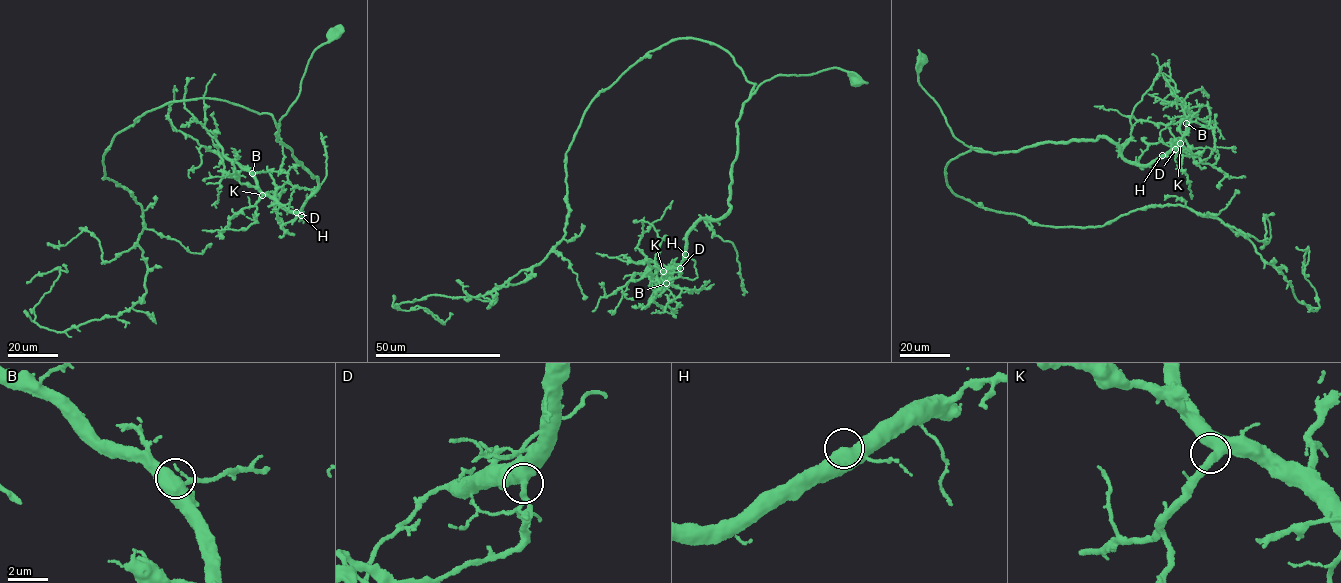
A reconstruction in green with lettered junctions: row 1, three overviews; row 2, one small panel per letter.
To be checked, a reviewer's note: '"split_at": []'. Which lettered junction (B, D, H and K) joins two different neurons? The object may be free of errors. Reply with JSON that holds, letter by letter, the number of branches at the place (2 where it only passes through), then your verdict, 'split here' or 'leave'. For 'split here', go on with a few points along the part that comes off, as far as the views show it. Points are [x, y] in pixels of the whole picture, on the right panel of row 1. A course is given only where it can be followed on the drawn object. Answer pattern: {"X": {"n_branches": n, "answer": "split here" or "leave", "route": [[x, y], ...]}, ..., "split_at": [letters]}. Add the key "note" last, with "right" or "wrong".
{"B": {"n_branches": 2, "answer": "leave"}, "D": {"n_branches": 2, "answer": "split here", "route": [[1175, 149], [1183, 147], [1194, 155], [1193, 163], [1205, 160], [1214, 150], [1206, 101]]}, "H": {"n_branches": 2, "answer": "leave"}, "K": {"n_branches": 2, "answer": "leave"}, "split_at": ["D"], "note": "wrong"}

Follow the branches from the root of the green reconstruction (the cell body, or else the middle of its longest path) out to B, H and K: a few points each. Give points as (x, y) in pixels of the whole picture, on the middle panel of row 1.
B: (857, 80), (832, 68), (761, 83), (737, 122), (730, 210), (694, 225), (682, 263), (664, 273), (666, 283)
H: (857, 80), (832, 68), (780, 74), (761, 83), (737, 122), (730, 210), (694, 225), (685, 254)
K: (857, 80), (832, 68), (761, 83), (737, 122), (730, 210), (694, 225), (682, 263), (663, 271)

